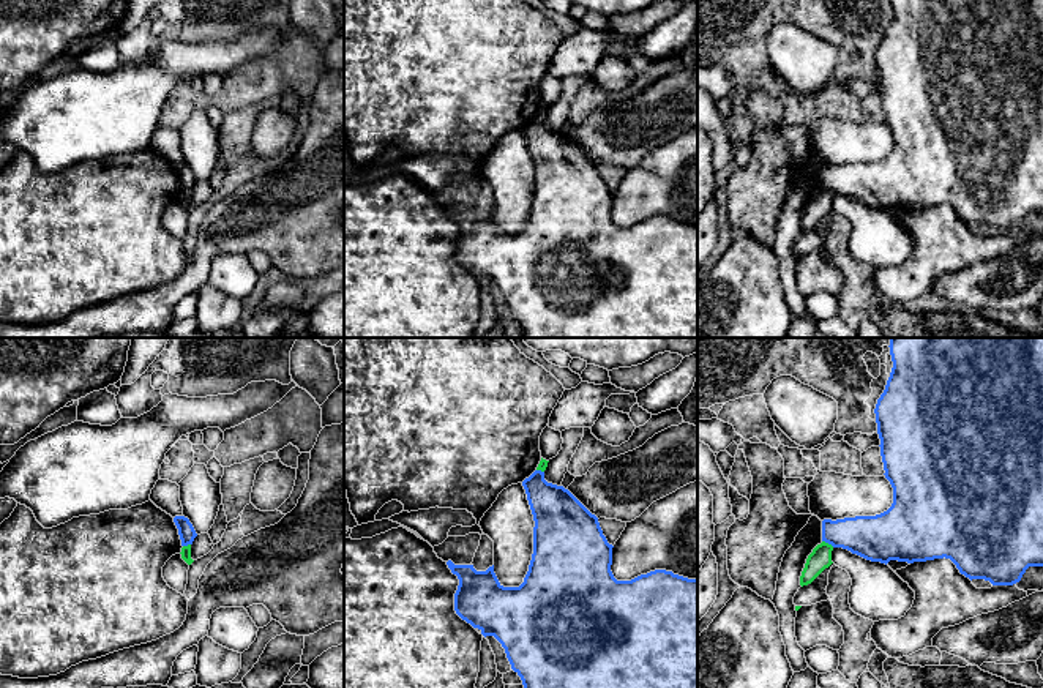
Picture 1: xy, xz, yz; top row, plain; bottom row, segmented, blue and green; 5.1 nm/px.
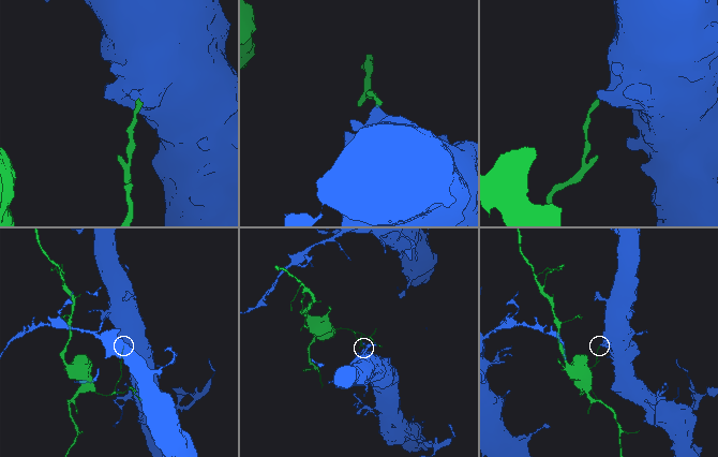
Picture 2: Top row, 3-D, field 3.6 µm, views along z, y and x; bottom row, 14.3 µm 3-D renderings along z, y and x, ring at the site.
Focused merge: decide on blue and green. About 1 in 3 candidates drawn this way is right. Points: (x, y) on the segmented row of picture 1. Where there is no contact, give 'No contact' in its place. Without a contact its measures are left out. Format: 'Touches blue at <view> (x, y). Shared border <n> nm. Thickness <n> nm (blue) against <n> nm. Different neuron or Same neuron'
Touches blue at yz (829, 543). Shared border 70 nm. Thickness 240 nm (blue) against 110 nm. Different neuron

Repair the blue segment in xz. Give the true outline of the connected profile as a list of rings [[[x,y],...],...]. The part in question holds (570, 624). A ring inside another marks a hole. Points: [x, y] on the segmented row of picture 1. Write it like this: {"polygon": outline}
{"polygon": [[[535,470],[522,481],[522,486],[535,521],[533,554],[524,582],[519,587],[503,587],[494,573],[494,565],[486,571],[477,571],[473,565],[454,565],[448,560],[448,568],[459,579],[454,593],[456,614],[478,628],[484,638],[494,636],[502,644],[511,669],[521,677],[524,688],[697,688],[697,579],[655,570],[631,581],[617,581],[611,571],[614,546],[603,535],[598,518],[568,489],[548,483],[541,470]]]}

